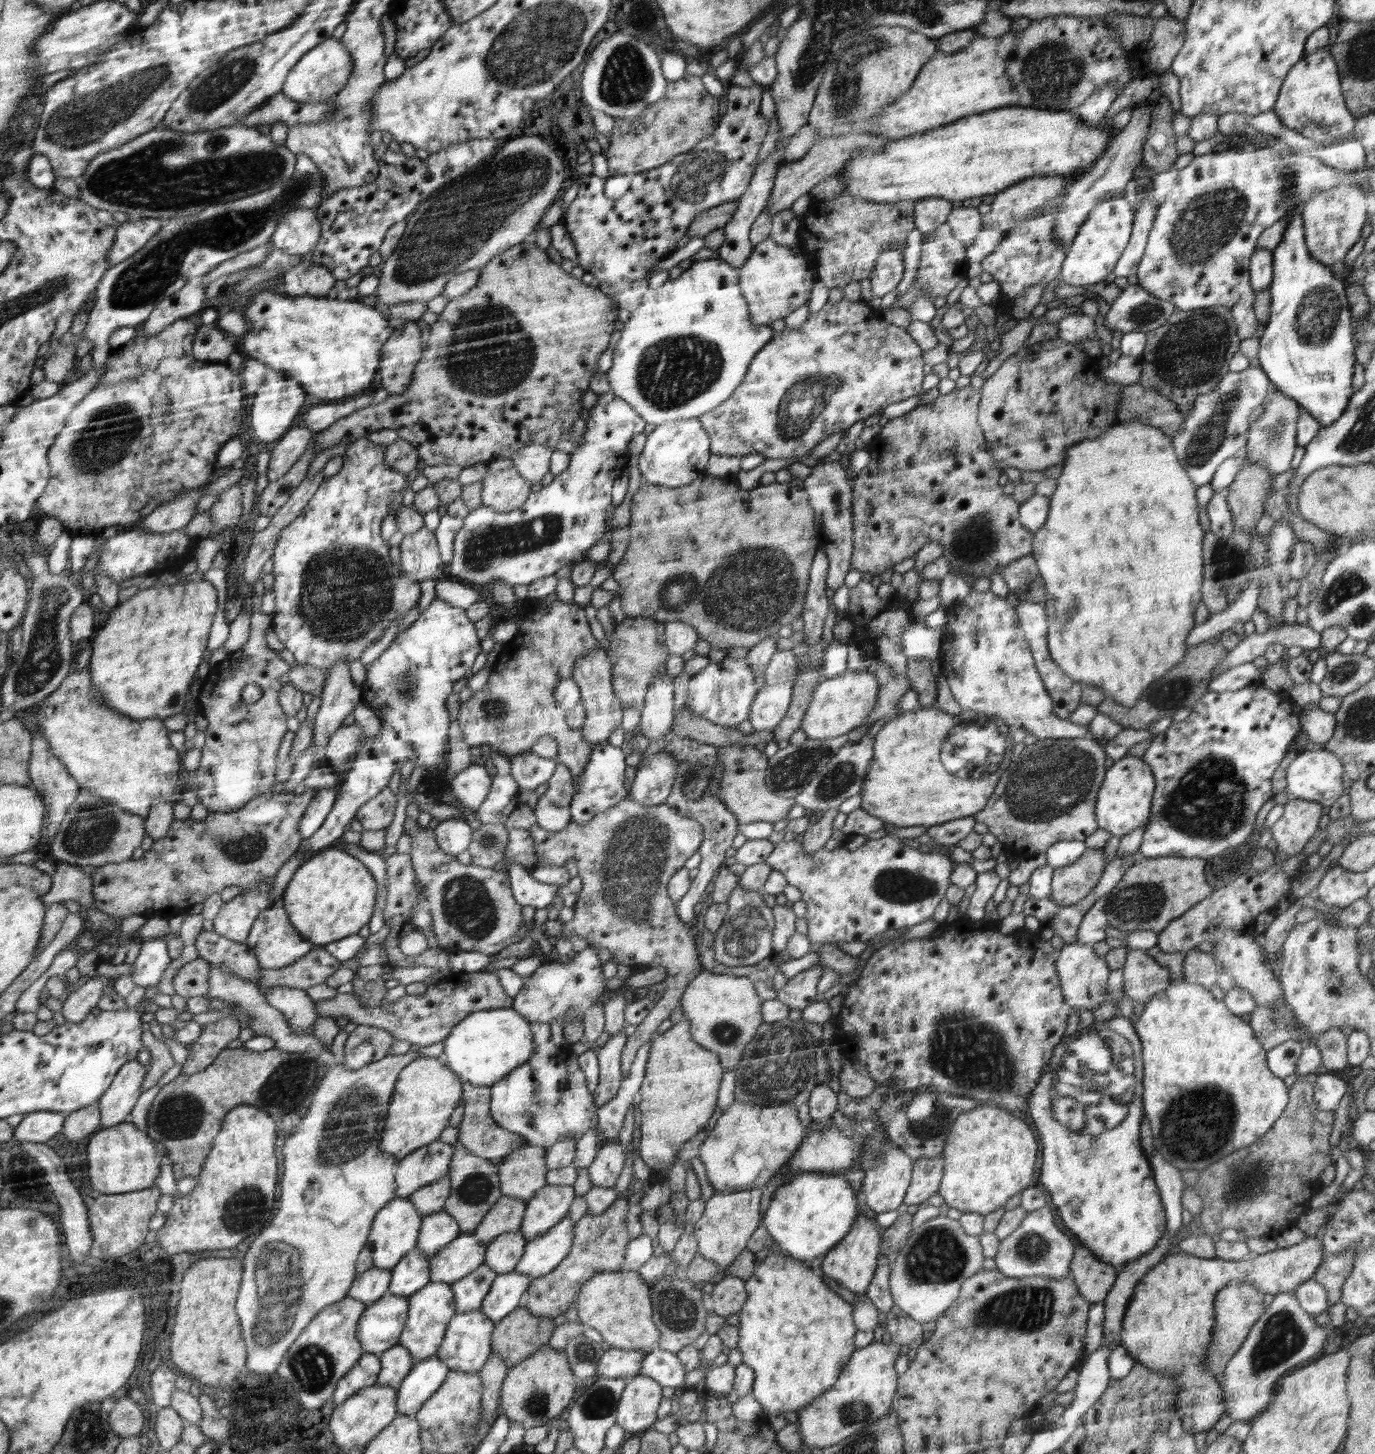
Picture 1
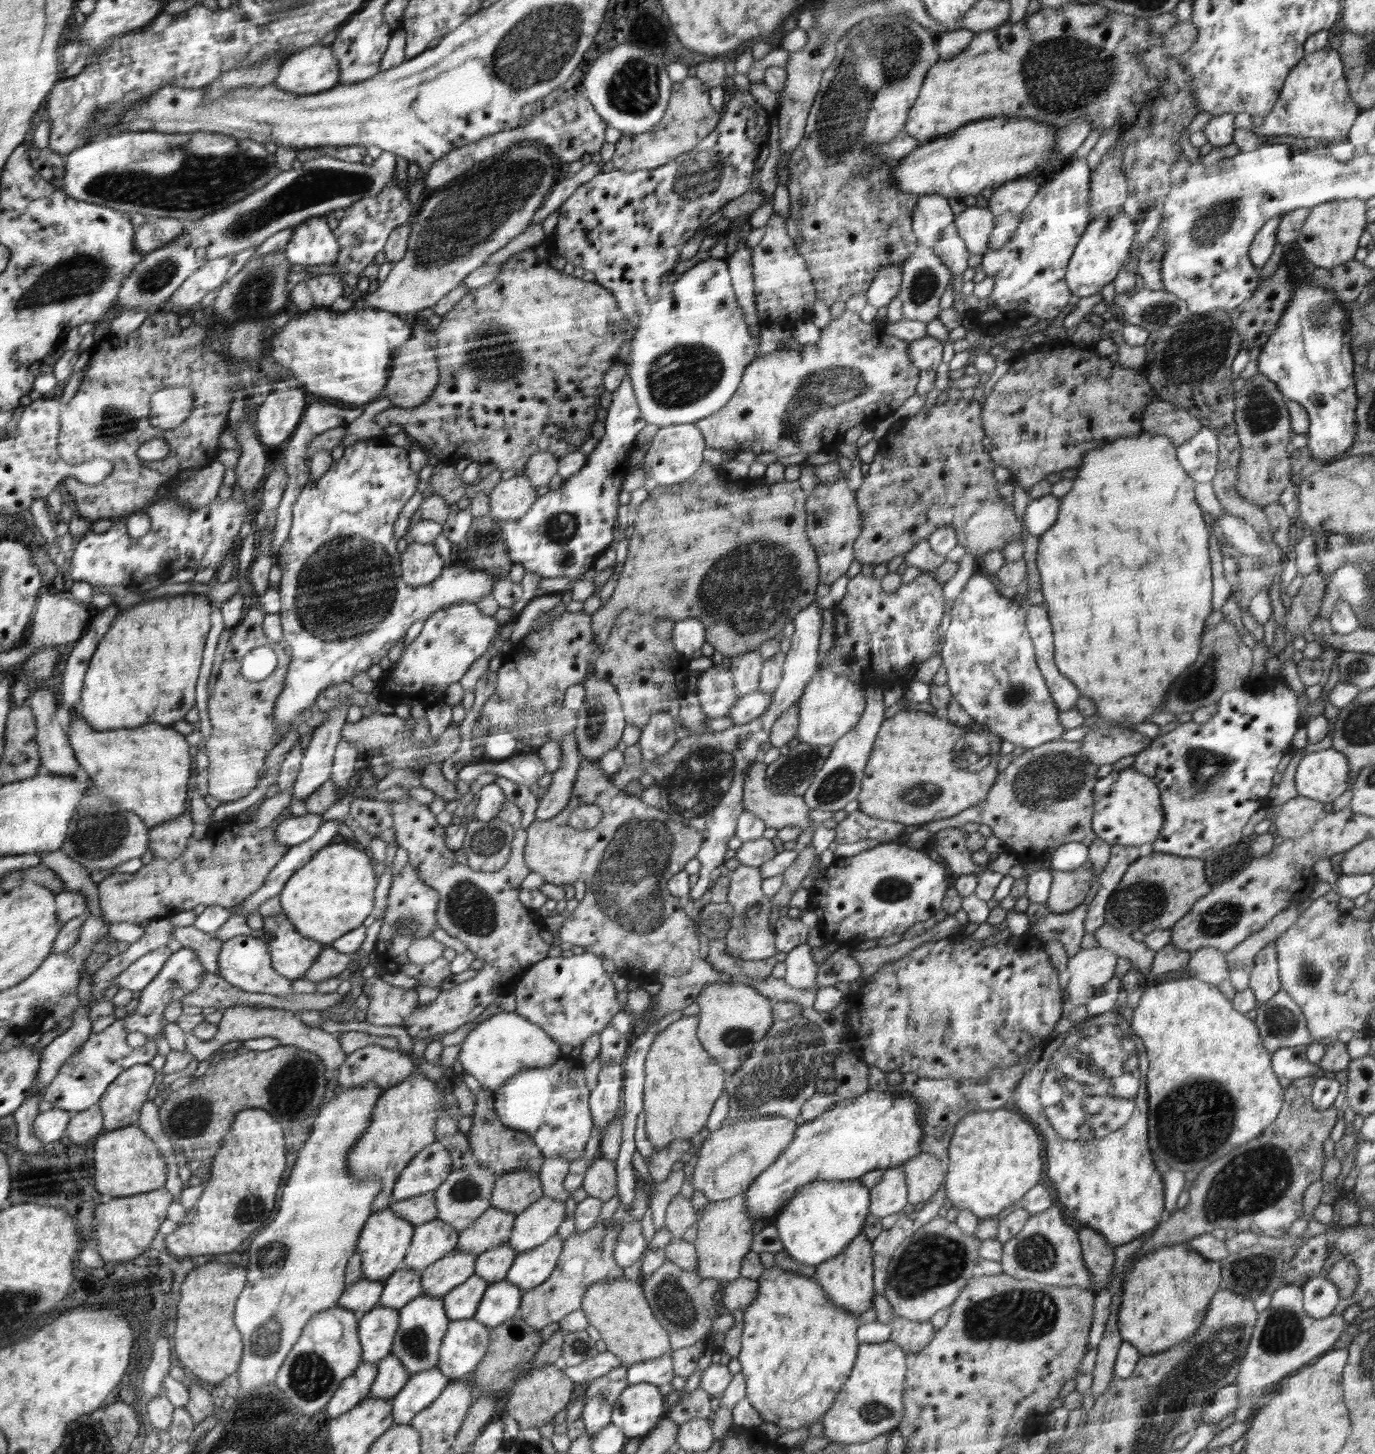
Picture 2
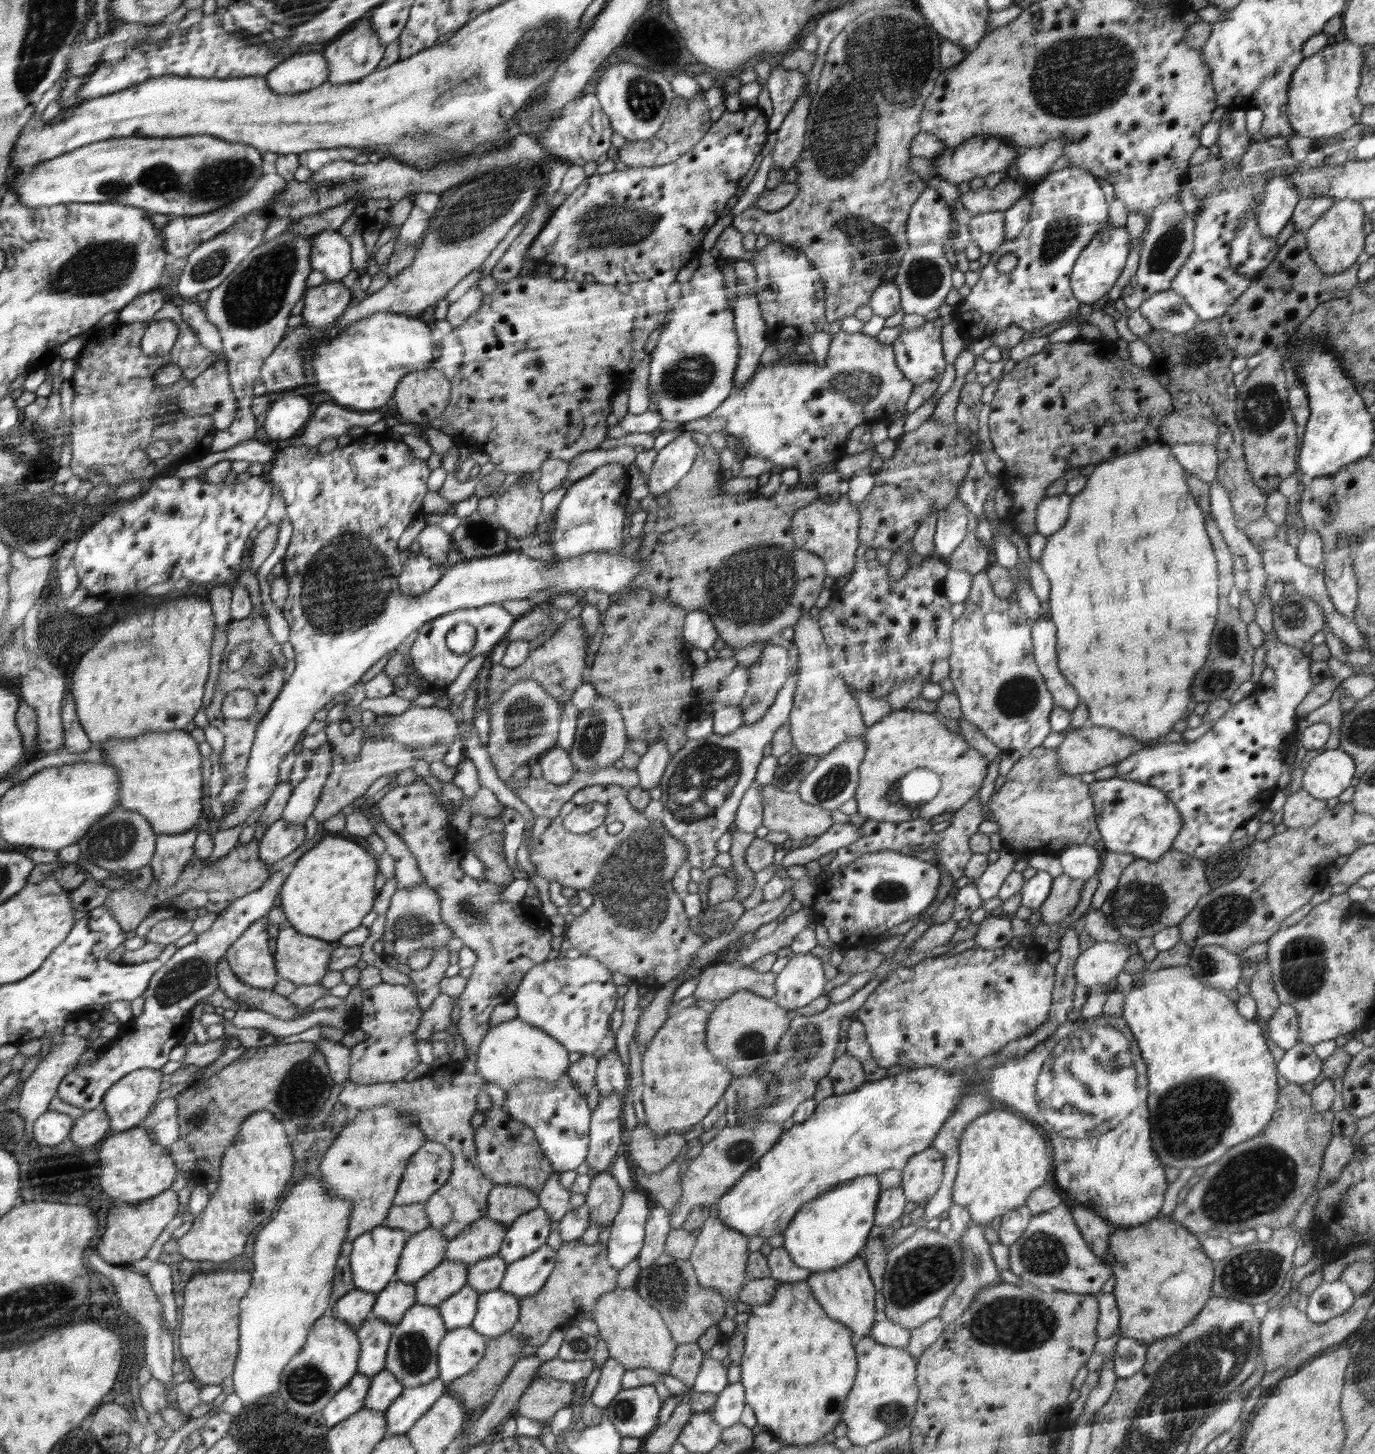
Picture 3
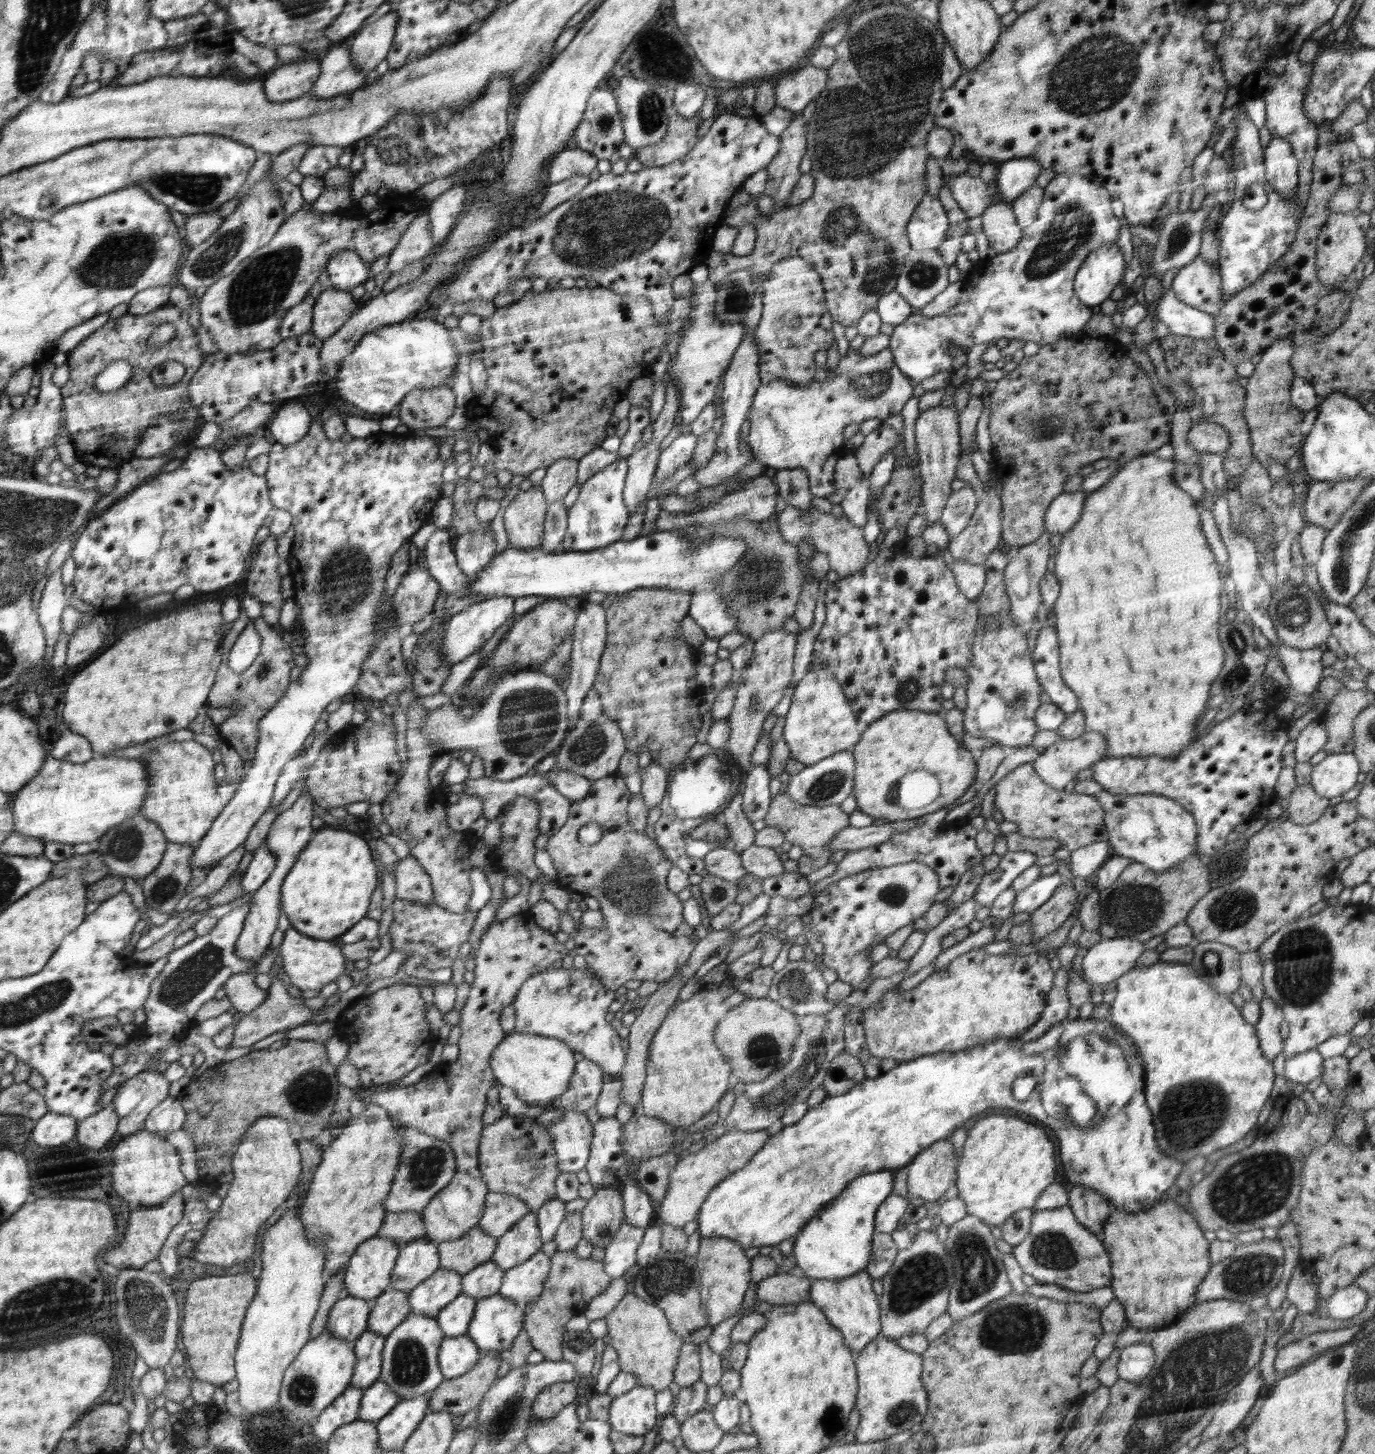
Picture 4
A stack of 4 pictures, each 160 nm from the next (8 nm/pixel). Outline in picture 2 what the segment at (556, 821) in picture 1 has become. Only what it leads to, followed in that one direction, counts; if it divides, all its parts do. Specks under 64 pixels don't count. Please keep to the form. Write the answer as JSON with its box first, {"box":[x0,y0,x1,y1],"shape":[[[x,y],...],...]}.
{"box":[535,731,581,821],"shape":[[[574,731],[562,737],[560,744],[562,764],[558,770],[551,772],[552,781],[549,785],[550,790],[546,792],[544,800],[539,800],[535,811],[536,821],[552,818],[558,812],[562,812],[570,801],[570,792],[575,783],[577,770],[581,761]]]}

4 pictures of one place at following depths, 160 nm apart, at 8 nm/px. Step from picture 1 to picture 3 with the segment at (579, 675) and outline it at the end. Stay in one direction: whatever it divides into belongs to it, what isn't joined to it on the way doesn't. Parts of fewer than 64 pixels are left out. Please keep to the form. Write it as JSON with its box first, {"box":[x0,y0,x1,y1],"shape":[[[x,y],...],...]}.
{"box":[568,695,628,770],"shape":[[[596,695],[592,706],[586,707],[580,712],[577,718],[575,737],[571,749],[568,750],[570,760],[576,770],[606,769],[624,754],[628,738],[624,734],[623,714],[620,714],[620,709],[615,700]]]}

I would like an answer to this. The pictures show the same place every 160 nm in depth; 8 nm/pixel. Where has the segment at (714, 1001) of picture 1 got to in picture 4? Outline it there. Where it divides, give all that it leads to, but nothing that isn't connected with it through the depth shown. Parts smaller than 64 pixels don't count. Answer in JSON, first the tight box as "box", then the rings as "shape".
{"box":[715,998,800,1083],"shape":[[[746,998],[732,1010],[728,1010],[724,1020],[719,1023],[719,1028],[715,1034],[715,1045],[724,1054],[732,1066],[732,1074],[736,1076],[736,1081],[751,1083],[763,1081],[770,1074],[782,1070],[792,1058],[792,1049],[796,1044],[796,1039],[800,1036],[800,1024],[798,1016],[791,1011],[780,1008],[779,1004],[765,998]]]}

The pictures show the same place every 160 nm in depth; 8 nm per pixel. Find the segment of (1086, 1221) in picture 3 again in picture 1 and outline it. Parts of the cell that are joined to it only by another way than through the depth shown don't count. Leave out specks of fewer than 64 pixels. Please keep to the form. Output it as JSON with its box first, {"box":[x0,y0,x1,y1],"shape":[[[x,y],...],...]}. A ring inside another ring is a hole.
{"box":[1071,1236,1325,1436],"shape":[[[1320,1236],[1304,1239],[1289,1247],[1281,1246],[1275,1251],[1267,1252],[1251,1260],[1231,1261],[1218,1257],[1205,1259],[1185,1252],[1177,1252],[1167,1255],[1140,1279],[1124,1313],[1120,1344],[1124,1345],[1124,1348],[1134,1357],[1136,1362],[1143,1364],[1146,1368],[1159,1372],[1171,1372],[1176,1375],[1175,1382],[1178,1386],[1175,1394],[1175,1408],[1180,1416],[1184,1432],[1192,1436],[1199,1432],[1208,1432],[1225,1414],[1219,1379],[1203,1364],[1203,1360],[1207,1358],[1209,1353],[1208,1347],[1211,1343],[1211,1332],[1215,1323],[1215,1296],[1226,1285],[1240,1279],[1251,1282],[1263,1294],[1275,1295],[1282,1292],[1293,1292],[1299,1284],[1313,1278],[1325,1255]],[[1080,1245],[1074,1254],[1074,1260],[1071,1262],[1071,1276],[1078,1284],[1079,1293],[1087,1299],[1088,1302],[1103,1302],[1113,1287],[1117,1279],[1118,1272],[1110,1262],[1098,1260],[1091,1250]]]}

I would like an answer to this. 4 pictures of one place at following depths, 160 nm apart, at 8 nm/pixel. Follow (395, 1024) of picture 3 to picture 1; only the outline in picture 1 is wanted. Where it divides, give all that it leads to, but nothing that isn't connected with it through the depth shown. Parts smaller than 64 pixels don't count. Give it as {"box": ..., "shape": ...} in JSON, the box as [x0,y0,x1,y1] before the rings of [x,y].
{"box":[343,1025,395,1070],"shape":[[[358,1025],[358,1027],[349,1034],[348,1040],[344,1044],[344,1054],[346,1058],[343,1065],[350,1070],[360,1070],[374,1062],[387,1057],[387,1051],[395,1043],[395,1040],[389,1037],[389,1032],[375,1028],[374,1026]]]}

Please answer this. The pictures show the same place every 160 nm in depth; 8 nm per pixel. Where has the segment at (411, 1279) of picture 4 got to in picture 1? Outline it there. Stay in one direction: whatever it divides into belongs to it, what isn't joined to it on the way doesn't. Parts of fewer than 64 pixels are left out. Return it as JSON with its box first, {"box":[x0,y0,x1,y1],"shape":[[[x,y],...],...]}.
{"box":[415,1210,460,1258],"shape":[[[442,1210],[423,1218],[422,1229],[415,1248],[420,1251],[420,1254],[430,1258],[460,1233],[457,1220]]]}

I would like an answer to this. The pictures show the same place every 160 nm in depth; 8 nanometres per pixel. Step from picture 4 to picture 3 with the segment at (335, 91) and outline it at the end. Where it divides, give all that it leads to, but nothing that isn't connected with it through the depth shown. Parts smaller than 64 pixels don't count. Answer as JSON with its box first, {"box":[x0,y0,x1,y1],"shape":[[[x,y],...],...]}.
{"box":[323,13,386,84],"shape":[[[368,13],[368,18],[360,22],[358,26],[352,27],[348,34],[344,34],[342,38],[338,38],[336,42],[332,42],[330,46],[324,49],[323,55],[328,63],[327,82],[329,84],[354,83],[377,71],[386,47],[382,46],[378,34],[372,30],[371,17],[372,15]]]}

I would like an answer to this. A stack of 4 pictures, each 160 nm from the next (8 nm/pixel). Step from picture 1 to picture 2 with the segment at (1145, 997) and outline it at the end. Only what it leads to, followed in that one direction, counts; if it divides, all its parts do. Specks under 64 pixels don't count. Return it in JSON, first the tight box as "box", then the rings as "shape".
{"box":[1094,924,1155,976],"shape":[[[1103,924],[1094,932],[1094,936],[1100,947],[1127,958],[1131,962],[1131,968],[1142,976],[1147,976],[1151,971],[1155,951],[1150,950],[1146,943],[1132,939],[1131,935],[1122,934],[1108,924]]]}

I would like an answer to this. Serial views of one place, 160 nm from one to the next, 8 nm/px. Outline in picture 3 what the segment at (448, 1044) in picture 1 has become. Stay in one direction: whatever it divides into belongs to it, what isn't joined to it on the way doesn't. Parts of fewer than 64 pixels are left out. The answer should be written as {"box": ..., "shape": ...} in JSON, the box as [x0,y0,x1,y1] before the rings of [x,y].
{"box":[476,1018,570,1091],"shape":[[[517,1018],[492,1026],[479,1050],[480,1056],[479,1061],[476,1062],[476,1069],[485,1080],[497,1084],[506,1091],[524,1079],[554,1082],[563,1077],[570,1066],[570,1051],[567,1047],[548,1035],[546,1031],[530,1026]]]}

